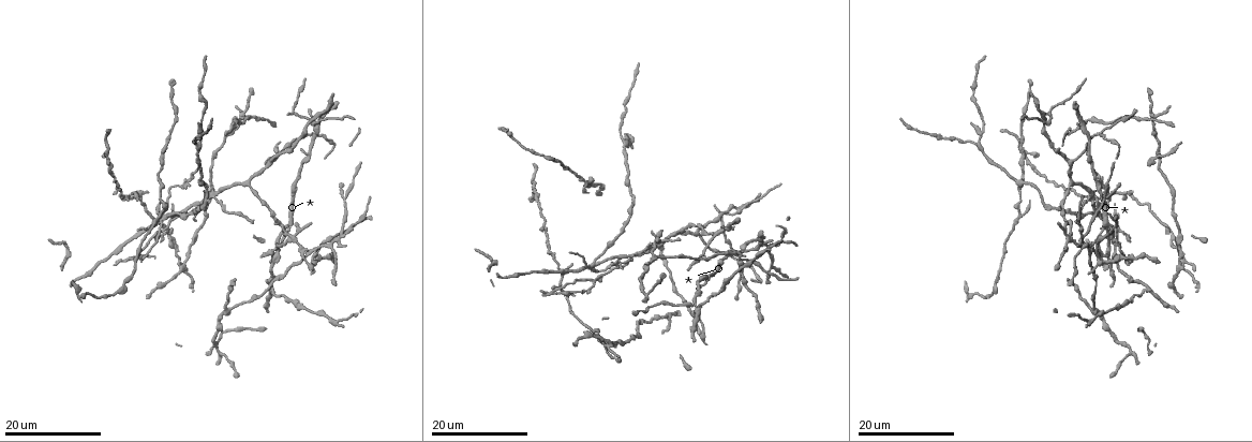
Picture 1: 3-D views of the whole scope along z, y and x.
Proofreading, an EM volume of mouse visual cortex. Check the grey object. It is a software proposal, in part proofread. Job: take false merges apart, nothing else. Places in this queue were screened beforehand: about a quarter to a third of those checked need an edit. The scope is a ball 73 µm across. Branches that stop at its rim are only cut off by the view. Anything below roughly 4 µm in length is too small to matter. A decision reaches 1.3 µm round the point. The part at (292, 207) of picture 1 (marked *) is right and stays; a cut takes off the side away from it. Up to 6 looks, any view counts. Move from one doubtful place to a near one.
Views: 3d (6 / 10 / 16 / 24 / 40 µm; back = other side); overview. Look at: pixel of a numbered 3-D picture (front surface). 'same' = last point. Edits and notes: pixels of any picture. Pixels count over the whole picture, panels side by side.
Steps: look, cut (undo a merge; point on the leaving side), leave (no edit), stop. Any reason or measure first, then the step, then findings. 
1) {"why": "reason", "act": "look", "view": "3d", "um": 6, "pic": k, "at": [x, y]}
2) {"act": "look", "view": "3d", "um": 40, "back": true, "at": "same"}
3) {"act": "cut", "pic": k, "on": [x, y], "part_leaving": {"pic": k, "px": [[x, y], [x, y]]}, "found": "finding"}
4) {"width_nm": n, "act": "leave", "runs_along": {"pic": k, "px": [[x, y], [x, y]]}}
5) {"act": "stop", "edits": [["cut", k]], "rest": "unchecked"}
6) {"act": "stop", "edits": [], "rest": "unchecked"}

{"why": "arms run side by side", "act": "look", "view": "3d", "um": 24, "pic": 1, "at": [309, 251]}

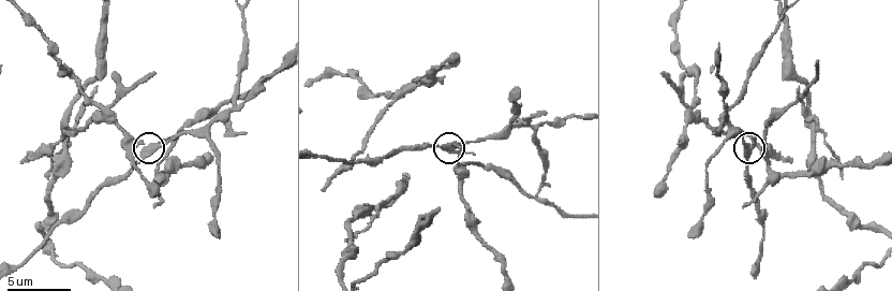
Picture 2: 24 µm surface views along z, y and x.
{"act": "look", "view": "3d", "um": 6, "pic": 2, "at": [452, 147]}

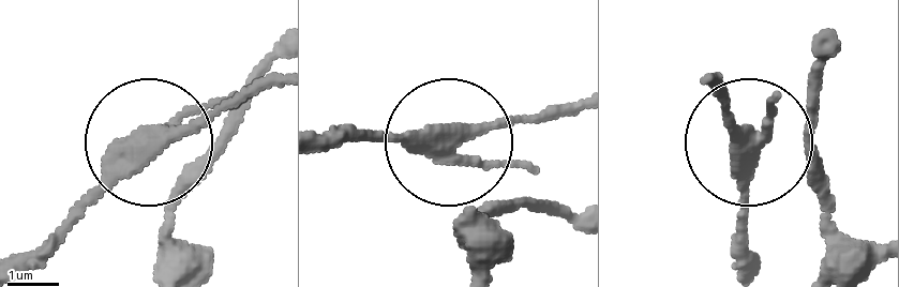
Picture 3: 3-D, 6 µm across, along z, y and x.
{"arms": 3, "act": "leave", "found": "one neuron here"}

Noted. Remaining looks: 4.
{"why": "three-way junction", "act": "look", "view": "3d", "um": 10, "pic": 2, "at": [730, 107]}

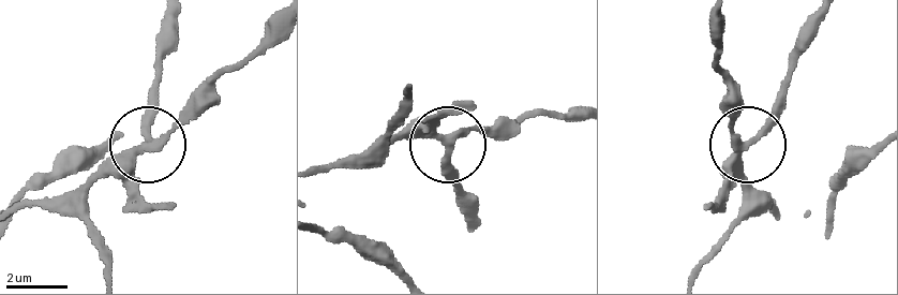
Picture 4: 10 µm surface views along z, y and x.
{"width_nm": 210, "act": "cut", "pic": 4, "on": [153, 112], "found": "a second neuron is stuck on"}

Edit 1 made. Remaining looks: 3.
{"act": "stop", "edits": [["cut", 4]], "rest": "unchecked"}

